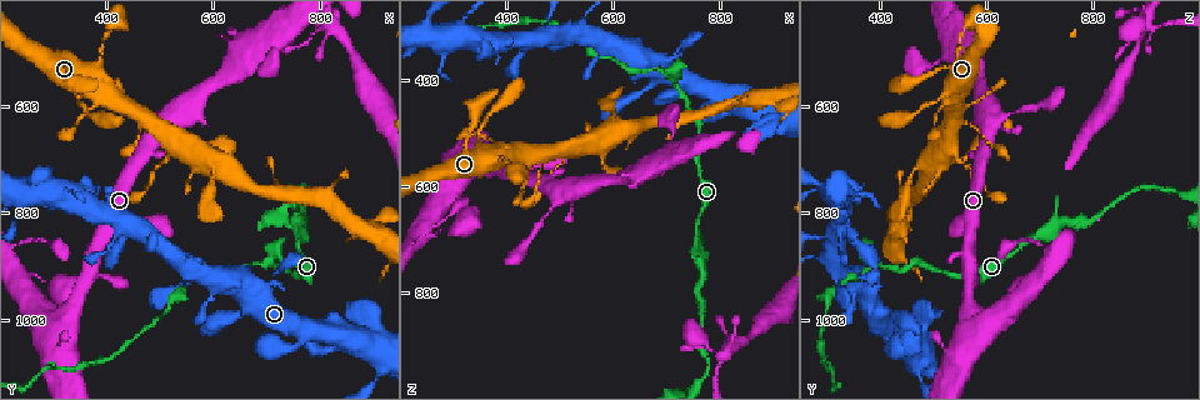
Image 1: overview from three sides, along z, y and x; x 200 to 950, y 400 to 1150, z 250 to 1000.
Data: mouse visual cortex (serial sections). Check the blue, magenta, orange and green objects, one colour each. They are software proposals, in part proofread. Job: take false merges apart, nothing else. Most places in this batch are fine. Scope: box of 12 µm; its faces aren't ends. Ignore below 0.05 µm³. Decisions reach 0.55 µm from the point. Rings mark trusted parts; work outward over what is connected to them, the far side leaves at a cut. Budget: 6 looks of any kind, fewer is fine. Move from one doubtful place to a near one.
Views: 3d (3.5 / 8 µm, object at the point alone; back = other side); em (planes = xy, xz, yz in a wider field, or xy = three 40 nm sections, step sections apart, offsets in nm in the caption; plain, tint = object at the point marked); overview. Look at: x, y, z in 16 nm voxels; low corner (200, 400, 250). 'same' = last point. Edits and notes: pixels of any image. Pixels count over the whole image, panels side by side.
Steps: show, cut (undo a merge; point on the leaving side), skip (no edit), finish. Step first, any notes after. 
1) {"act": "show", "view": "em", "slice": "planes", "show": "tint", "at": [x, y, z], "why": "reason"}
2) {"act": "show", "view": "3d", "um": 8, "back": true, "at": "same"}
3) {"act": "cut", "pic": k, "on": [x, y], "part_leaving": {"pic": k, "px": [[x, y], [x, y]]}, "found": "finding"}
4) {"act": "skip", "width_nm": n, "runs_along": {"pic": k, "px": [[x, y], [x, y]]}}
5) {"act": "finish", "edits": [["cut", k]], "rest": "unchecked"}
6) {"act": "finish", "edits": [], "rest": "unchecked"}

{"act": "show", "view": "3d", "um": 3.5, "at": [510, 690, 545], "why": "calibre changes"}

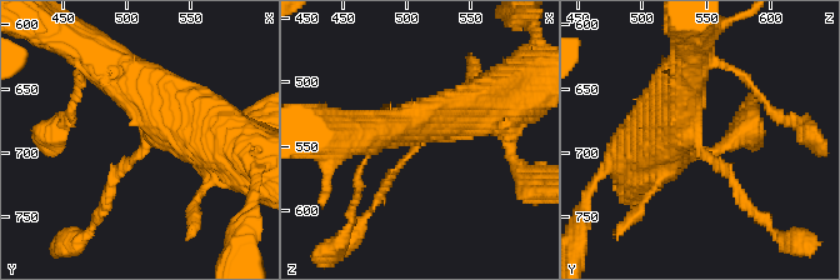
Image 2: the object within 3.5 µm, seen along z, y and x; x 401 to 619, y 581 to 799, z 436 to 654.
{"act": "show", "view": "em", "slice": "xy", "step": 3, "show": "plain", "at": [512, 696, 546], "arm_widths_nm": [150, 500]}

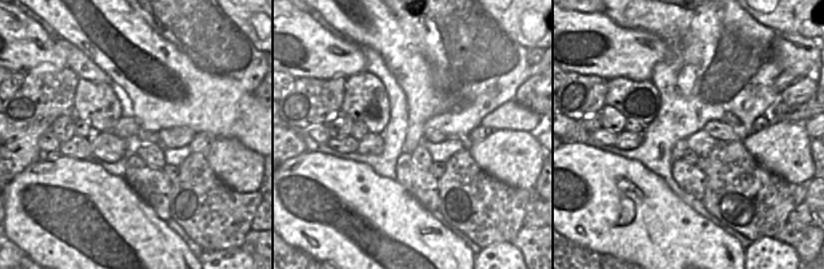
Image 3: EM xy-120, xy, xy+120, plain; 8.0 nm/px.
{"act": "show", "view": "em", "slice": "xy", "step": 3, "show": "tint", "at": "same"}

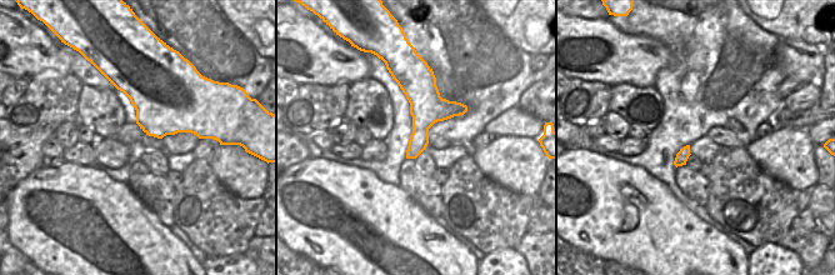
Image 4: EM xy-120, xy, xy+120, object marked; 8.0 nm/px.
{"act": "skip", "runs_along": {"pic": 2, "px": [[681, 85], [675, 116], [746, 204]]}, "found": "one cell here"}

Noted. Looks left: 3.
{"act": "show", "view": "3d", "um": 3.5, "back": true, "at": [440, 835, 340], "why": "four-way junction"}

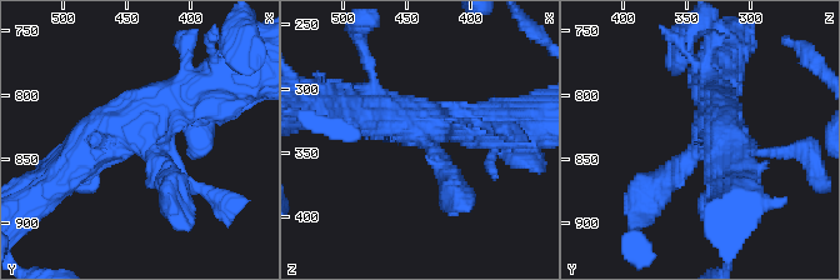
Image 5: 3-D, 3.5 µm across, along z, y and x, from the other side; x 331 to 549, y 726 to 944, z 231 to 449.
{"act": "show", "view": "em", "slice": "xy", "step": 5, "show": "tint", "at": [436, 840, 340], "why": "shape alone is not enough"}

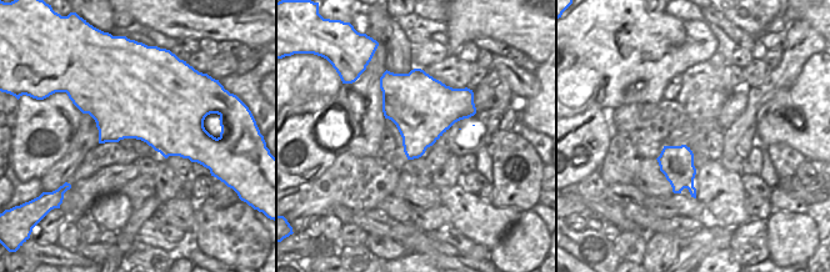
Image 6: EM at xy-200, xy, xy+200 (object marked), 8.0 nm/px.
{"act": "skip", "width_nm": 500, "runs_along": {"pic": 5, "px": [[69, 169], [115, 126], [210, 88]]}, "found": "continuous, no second cell"}

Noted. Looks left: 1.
{"act": "finish", "edits": [], "rest": "unchecked"}

